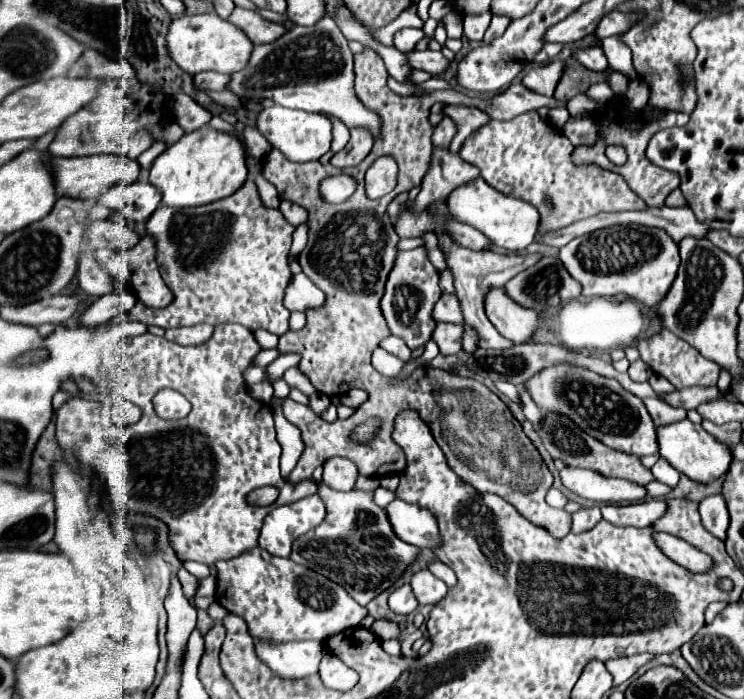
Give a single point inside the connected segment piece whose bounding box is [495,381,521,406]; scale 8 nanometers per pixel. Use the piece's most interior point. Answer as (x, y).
(511, 391)

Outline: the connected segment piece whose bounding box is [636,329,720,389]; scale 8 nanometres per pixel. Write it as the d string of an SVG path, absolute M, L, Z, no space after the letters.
M660 331L648 339L640 339L636 343L636 349L640 351L640 359L652 367L654 373L670 379L670 383L674 383L676 389L684 389L684 387L692 387L692 385L716 385L718 381L718 373L720 367L710 361L704 359L696 349L692 351L692 347L688 343L684 343L682 339L676 339L676 335L672 335L670 331Z

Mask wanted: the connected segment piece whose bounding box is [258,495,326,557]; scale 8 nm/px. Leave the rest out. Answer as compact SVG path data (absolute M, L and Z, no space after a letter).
M318 495L276 507L264 519L258 543L262 549L276 557L288 557L292 541L322 523L324 515L326 507Z

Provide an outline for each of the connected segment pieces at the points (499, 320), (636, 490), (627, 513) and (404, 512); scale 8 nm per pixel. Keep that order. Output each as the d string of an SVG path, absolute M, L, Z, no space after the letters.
M492 287L486 293L486 315L500 335L514 343L528 343L536 325L538 313L512 301L504 287Z
M566 467L560 471L562 483L572 493L600 501L600 503L622 503L622 501L642 501L646 499L646 487L638 483L628 483L626 479L608 479L590 469Z
M646 499L634 505L602 505L602 517L612 525L650 527L668 511L664 499Z
M394 499L388 507L388 521L404 543L410 543L414 547L436 547L438 543L438 523L436 519L418 505L410 505L402 499Z

